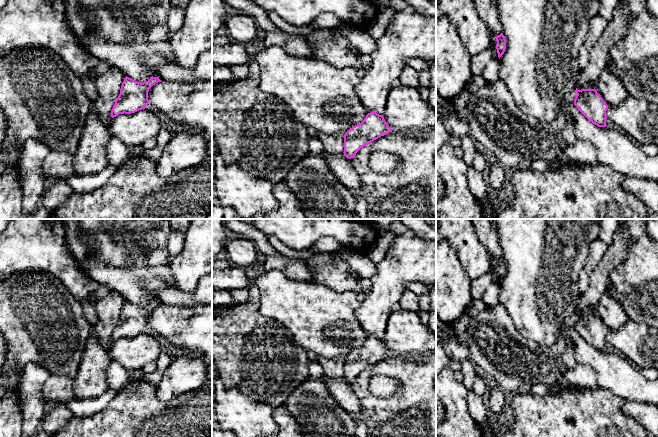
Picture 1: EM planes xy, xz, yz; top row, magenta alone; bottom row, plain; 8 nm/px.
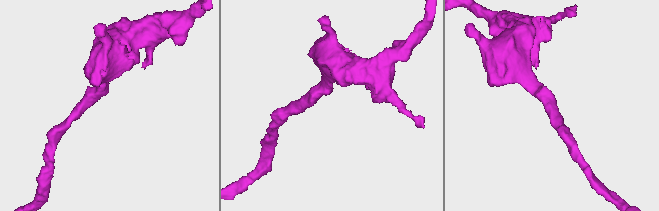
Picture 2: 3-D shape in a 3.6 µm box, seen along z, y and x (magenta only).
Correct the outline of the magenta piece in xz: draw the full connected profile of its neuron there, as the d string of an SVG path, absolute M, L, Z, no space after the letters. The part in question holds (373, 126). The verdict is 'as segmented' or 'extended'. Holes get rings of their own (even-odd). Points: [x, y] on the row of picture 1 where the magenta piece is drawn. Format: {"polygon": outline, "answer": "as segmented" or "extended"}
{"polygon": "M376 112L368 113L360 124L353 126L344 134L344 155L348 159L353 158L362 147L391 130L383 115Z", "answer": "as segmented"}

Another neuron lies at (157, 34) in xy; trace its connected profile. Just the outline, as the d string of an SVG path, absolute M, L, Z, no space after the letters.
M155 23L151 26L140 26L137 31L127 35L124 45L132 41L136 36L141 35L145 41L155 46L157 53L163 59L177 64L168 34L167 24Z

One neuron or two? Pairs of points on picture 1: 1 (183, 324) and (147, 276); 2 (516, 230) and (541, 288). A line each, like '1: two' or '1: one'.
1: two
2: one

